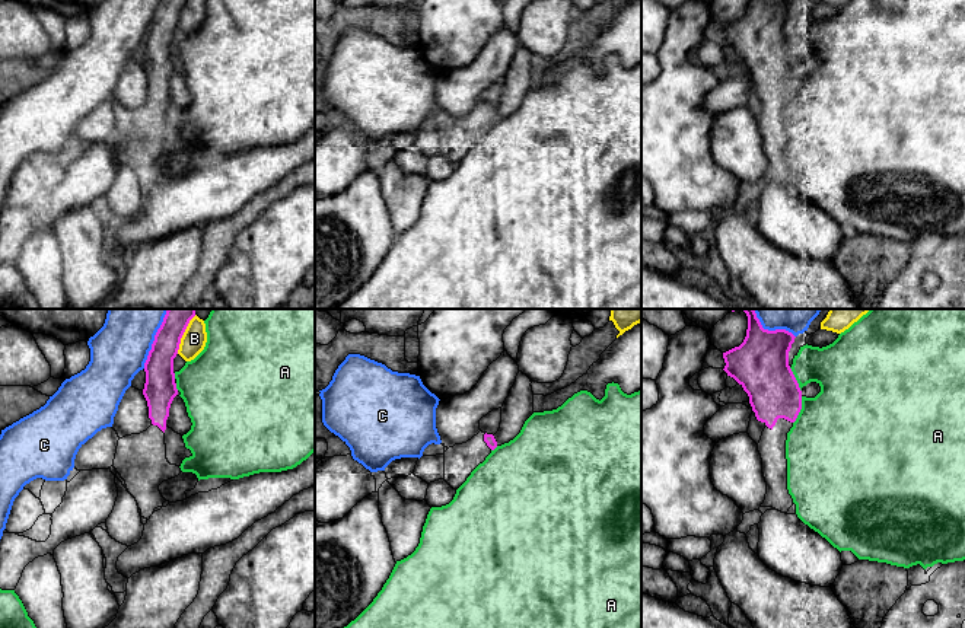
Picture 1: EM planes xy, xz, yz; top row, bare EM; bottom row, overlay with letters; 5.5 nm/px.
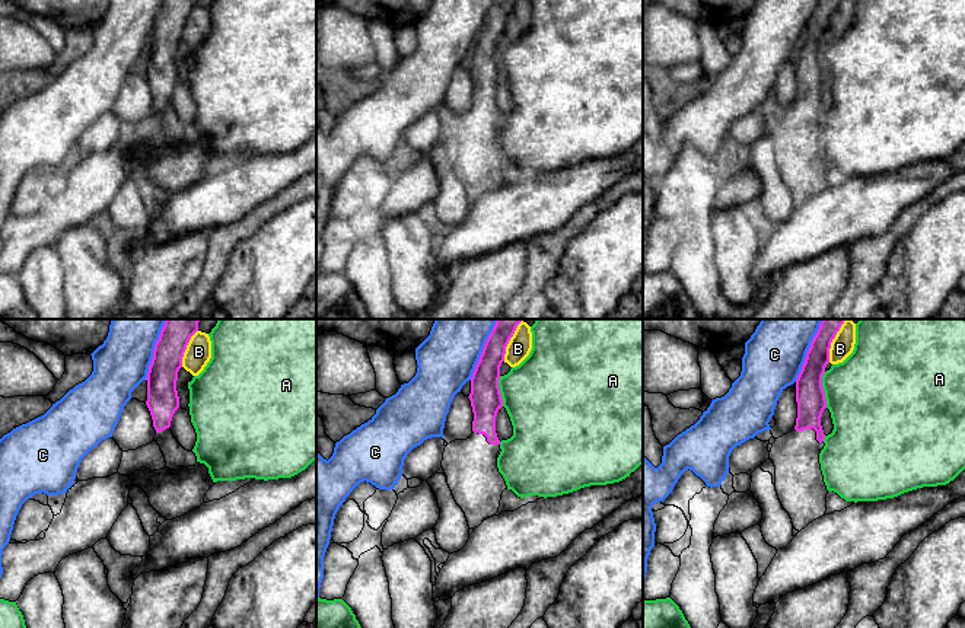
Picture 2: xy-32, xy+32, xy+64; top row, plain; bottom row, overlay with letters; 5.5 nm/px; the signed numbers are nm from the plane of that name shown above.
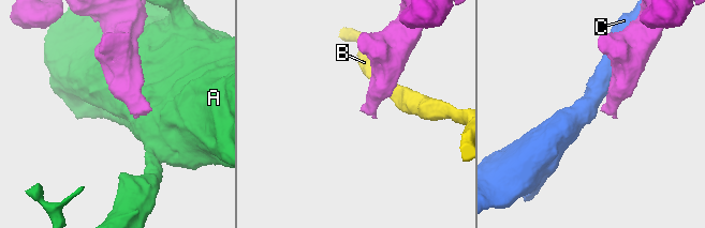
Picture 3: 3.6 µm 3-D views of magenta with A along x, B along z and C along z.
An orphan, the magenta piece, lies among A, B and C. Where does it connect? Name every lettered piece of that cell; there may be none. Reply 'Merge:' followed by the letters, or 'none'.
Merge: none

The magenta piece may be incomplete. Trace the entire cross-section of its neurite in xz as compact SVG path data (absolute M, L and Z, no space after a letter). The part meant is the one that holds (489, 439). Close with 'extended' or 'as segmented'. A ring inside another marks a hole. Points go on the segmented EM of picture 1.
M482 431L466 443L449 447L445 452L445 481L458 490L496 447L494 436Z; extended

